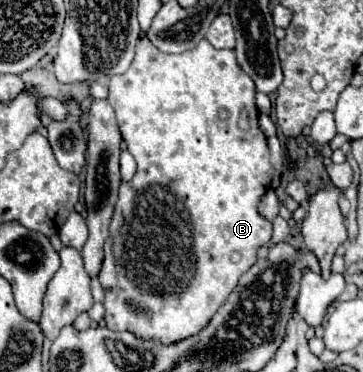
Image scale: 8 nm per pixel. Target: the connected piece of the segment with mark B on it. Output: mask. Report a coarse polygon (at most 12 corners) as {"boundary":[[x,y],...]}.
{"boundary":[[144,35],[108,329],[198,335],[268,245],[254,81]]}

